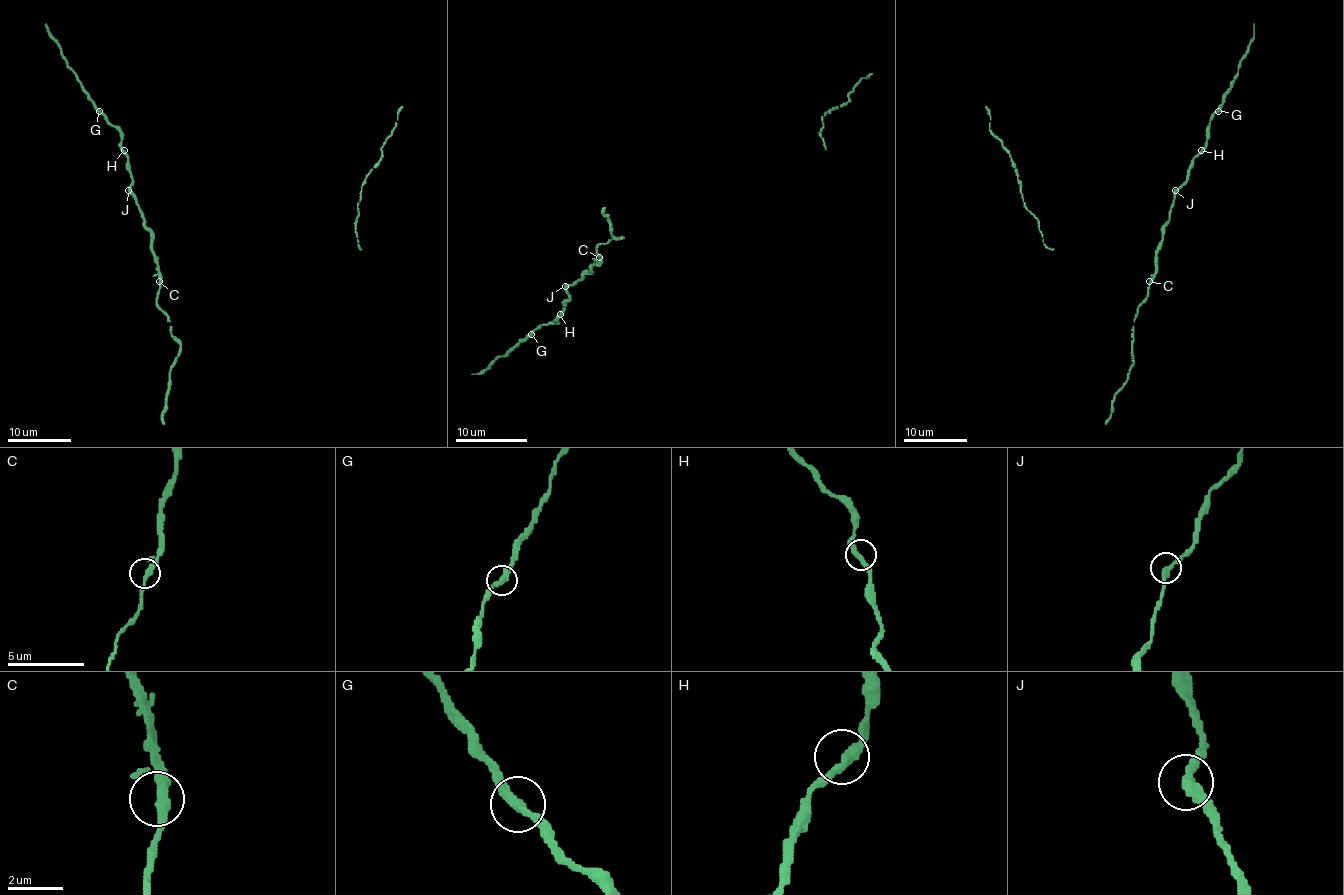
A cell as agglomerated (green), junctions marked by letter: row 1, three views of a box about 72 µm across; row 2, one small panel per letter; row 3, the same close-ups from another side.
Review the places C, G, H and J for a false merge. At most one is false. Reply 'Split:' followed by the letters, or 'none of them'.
Split: none of them

